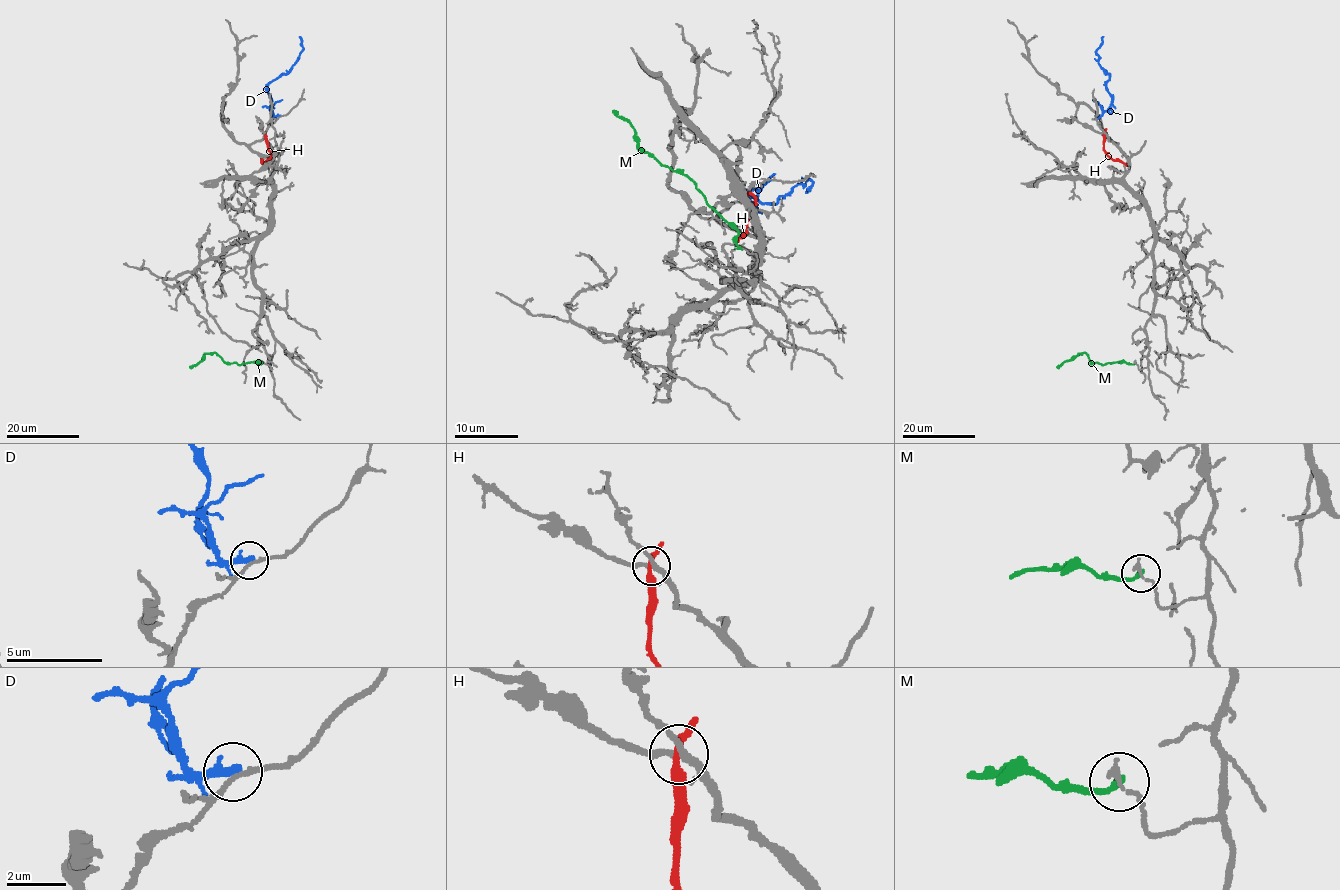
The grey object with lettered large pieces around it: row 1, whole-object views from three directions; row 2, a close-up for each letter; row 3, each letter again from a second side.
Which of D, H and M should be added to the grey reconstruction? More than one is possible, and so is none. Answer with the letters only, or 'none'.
none

